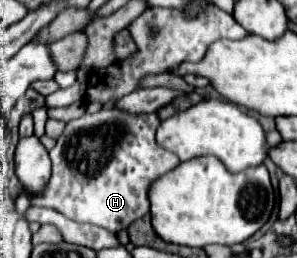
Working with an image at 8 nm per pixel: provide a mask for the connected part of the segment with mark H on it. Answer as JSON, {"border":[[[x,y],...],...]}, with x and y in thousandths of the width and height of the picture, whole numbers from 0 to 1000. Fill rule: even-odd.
{"border":[[[391,411],[343,419],[330,434],[283,442],[269,457],[222,473],[215,512],[189,535],[189,566],[168,581],[175,690],[155,721],[155,744],[108,775],[108,798],[148,798],[148,806],[195,814],[202,829],[215,829],[222,845],[249,860],[323,868],[370,899],[431,884],[458,845],[478,845],[485,829],[498,829],[498,806],[505,806],[498,744],[505,744],[512,705],[539,690],[545,674],[572,667],[572,651],[593,651],[606,636],[586,589],[545,574],[525,550],[525,504],[539,473],[545,465],[525,434],[438,442]]]}

